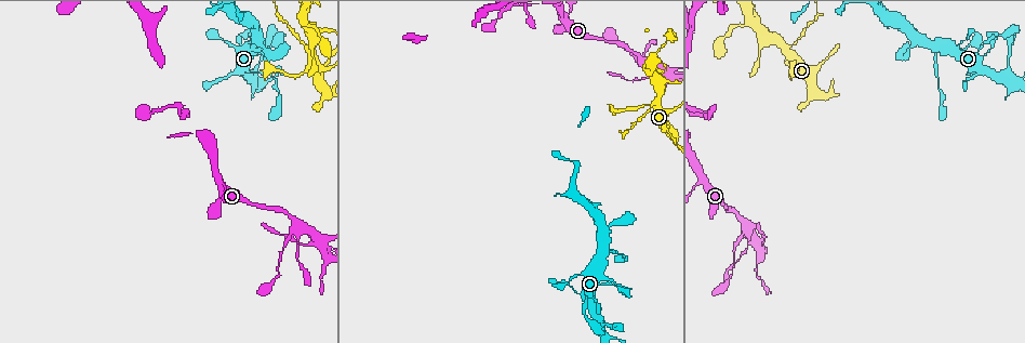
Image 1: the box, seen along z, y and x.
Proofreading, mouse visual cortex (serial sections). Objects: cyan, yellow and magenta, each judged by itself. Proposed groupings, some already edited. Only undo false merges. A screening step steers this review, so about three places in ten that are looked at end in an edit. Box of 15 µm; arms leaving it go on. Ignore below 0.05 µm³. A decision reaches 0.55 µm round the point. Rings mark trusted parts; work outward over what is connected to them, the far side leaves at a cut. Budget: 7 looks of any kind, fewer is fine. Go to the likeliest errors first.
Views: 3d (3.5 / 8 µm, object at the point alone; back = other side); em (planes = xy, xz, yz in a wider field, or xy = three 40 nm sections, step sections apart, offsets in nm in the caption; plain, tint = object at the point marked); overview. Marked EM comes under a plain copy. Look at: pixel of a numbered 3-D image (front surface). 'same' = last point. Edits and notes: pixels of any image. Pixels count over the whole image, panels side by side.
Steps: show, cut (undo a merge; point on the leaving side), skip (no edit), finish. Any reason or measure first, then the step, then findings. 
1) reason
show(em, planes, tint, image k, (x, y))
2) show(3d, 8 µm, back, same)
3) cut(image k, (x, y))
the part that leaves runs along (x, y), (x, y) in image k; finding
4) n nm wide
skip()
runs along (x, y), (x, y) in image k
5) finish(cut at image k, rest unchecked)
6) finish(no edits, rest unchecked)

abrupt turn
show(3d, 3.5 µm, image 1, (748, 225))

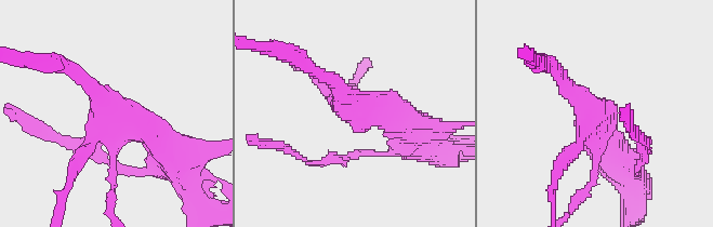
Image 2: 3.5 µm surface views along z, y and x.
skip()
runs along (67, 68), (167, 151) in image 2; continuous, no second cell

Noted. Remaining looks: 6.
a narrow waist
show(3d, 8 µm, back, image 1, (798, 38))

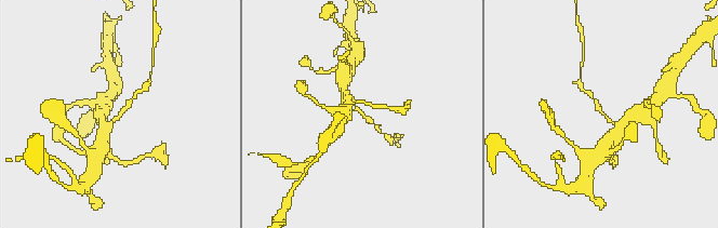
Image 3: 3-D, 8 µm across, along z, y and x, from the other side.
arms of 150, 350 nm; now the EM
show(em, xy, step 5, tint, image 3, (361, 110))

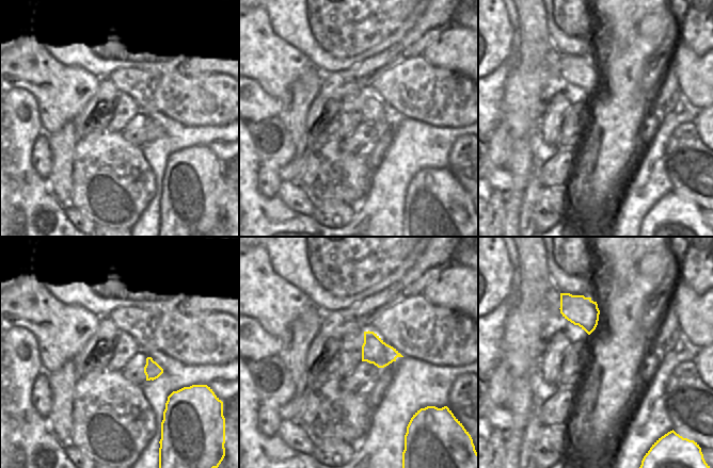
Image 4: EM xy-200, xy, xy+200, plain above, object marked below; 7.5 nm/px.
190 nm wide
cut(image 3, (598, 107))
the part that leaves runs along (610, 121), (599, 110), (587, 92) in image 3; two cells meet here

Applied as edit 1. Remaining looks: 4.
see it whole again
show(overview)

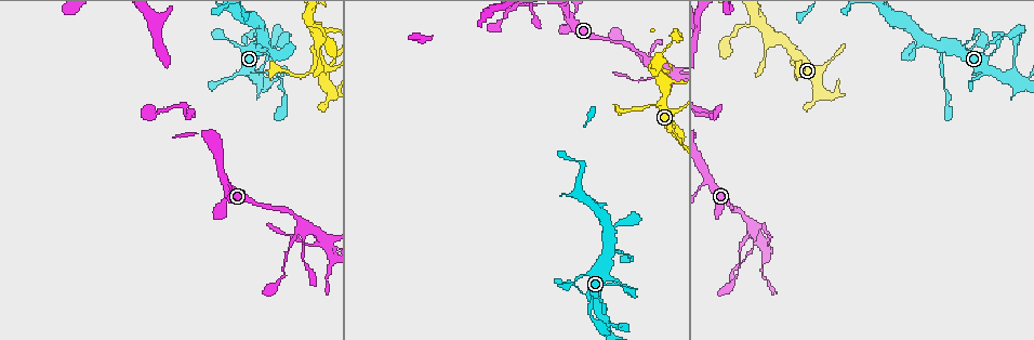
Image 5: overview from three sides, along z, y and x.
calibre changes
show(3d, 8 µm, image 5, (968, 40))

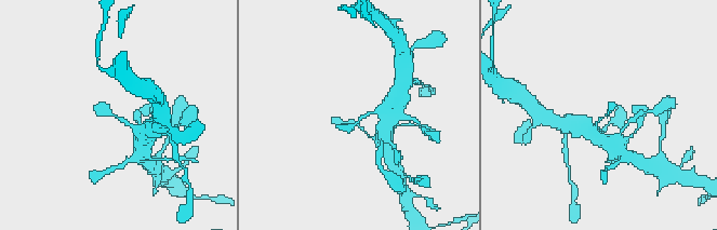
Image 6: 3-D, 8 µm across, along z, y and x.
closer look
show(3d, 3.5 µm, image 6, (121, 121))

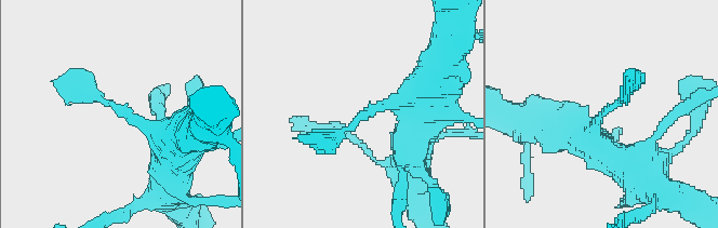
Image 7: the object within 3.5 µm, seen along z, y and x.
shape alone is not enough
show(em, planes, tint, image 7, (125, 110))

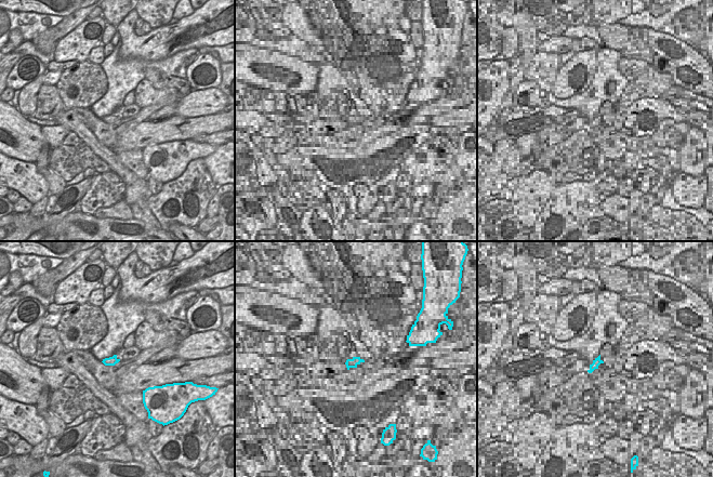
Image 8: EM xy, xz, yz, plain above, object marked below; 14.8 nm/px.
130 nm wide
skip()
runs along (180, 151), (80, 82), (66, 82) in image 7; one cell here

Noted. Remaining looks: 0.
finish(cut at image 3, rest unchecked)

